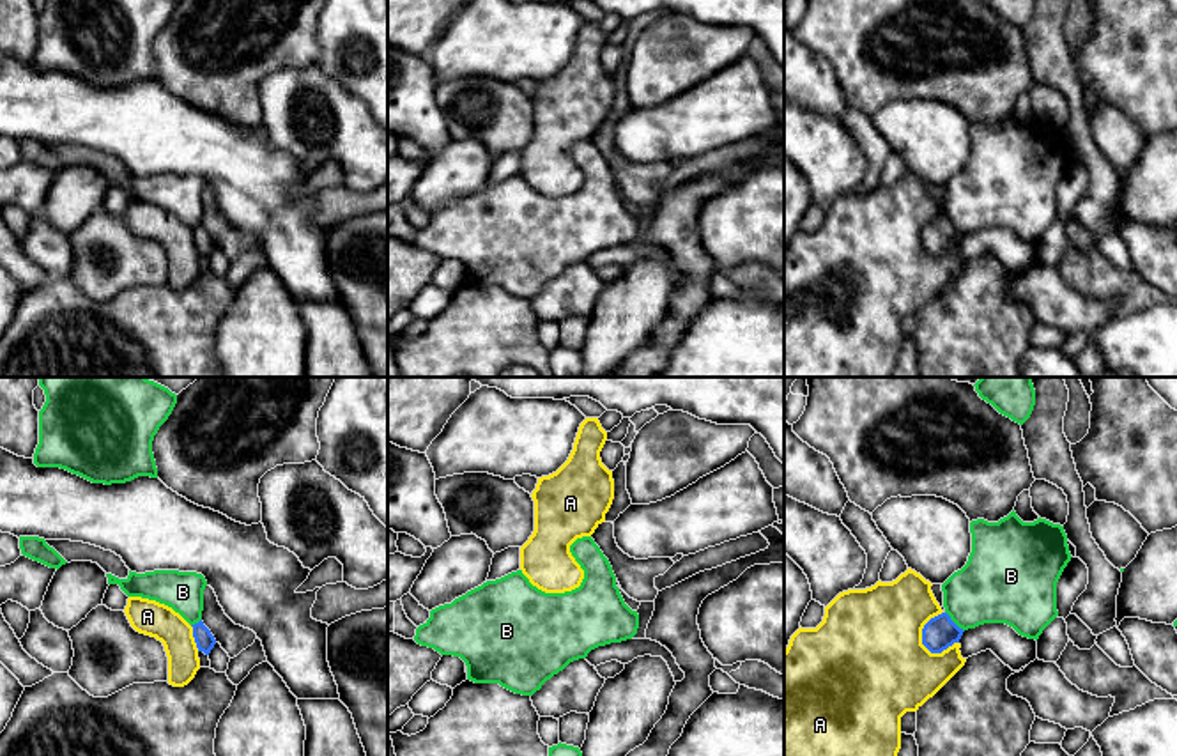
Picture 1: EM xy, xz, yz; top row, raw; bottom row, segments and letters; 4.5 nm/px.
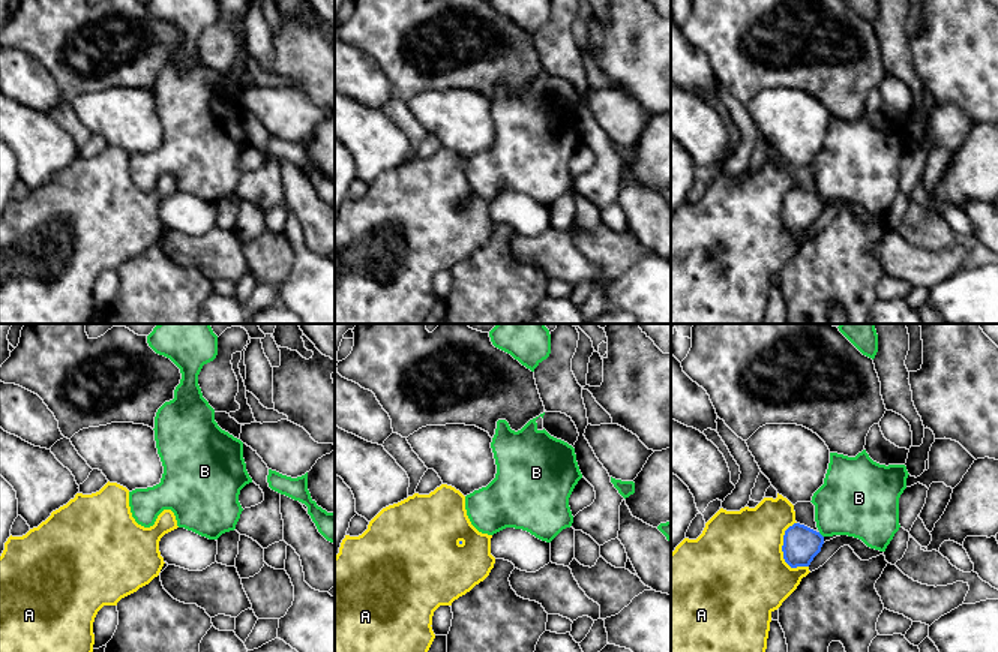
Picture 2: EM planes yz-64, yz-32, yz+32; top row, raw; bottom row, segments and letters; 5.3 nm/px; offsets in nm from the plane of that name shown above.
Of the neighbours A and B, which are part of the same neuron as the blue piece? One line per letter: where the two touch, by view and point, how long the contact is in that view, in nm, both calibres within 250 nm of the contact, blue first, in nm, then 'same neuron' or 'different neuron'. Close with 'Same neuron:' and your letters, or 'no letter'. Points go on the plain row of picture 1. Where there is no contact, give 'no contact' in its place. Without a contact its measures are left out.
A: contact yz (923, 234); length 200 nm; calibres 150 and 480 nm; different neuron
B: contact yz (953, 225); length 130 nm; calibres 150 and 340 nm; different neuron
Same neuron: no letter

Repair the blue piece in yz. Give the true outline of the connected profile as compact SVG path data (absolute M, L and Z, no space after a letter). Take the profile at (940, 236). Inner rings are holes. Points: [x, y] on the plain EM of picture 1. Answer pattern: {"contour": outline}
{"contour": "M942 216L931 221L922 232L922 248L931 257L942 257L954 246L959 246L963 239L963 232L959 232L947 216Z"}

